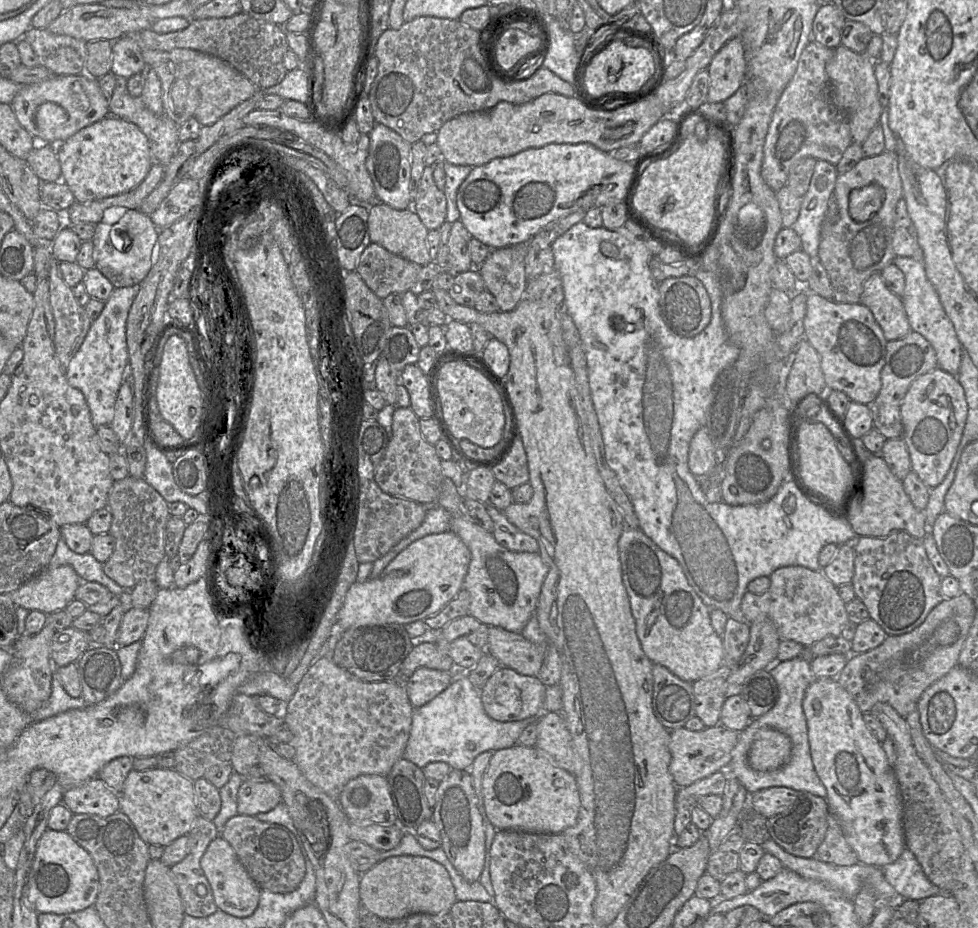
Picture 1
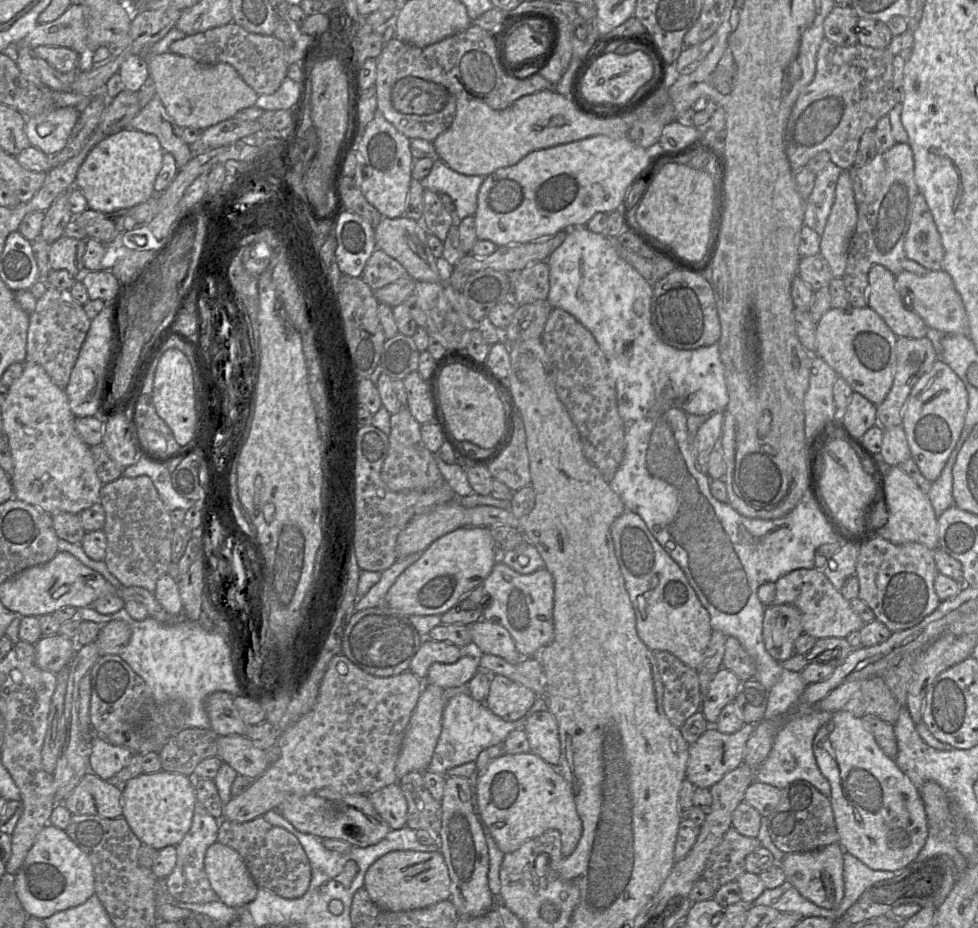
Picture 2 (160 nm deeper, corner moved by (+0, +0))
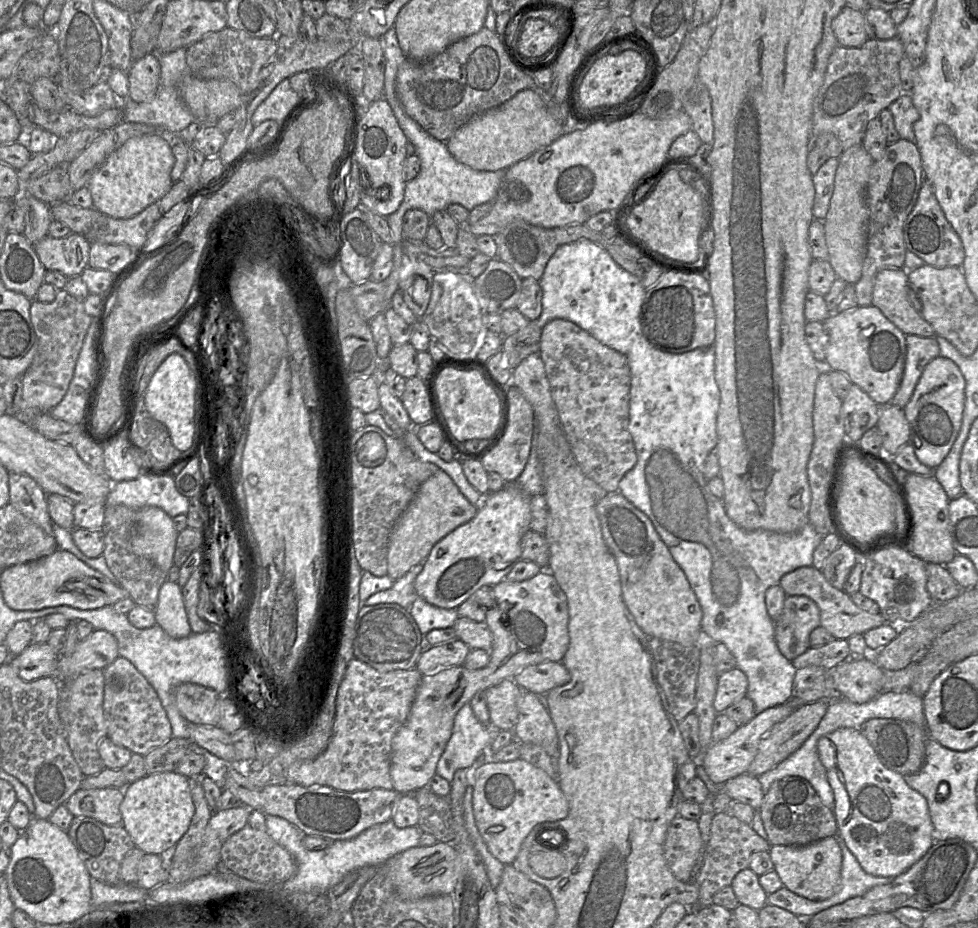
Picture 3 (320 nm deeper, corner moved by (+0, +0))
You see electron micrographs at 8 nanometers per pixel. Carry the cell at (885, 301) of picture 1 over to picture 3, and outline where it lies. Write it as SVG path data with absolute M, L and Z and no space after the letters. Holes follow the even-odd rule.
M884 268L877 272L872 304L905 335L934 337L932 326L912 306L909 299L908 270Z

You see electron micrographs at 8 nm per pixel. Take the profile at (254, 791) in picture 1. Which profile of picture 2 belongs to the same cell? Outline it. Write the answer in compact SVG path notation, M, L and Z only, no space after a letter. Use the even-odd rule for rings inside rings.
M344 654L335 655L328 663L313 708L292 723L280 735L279 759L258 778L247 791L231 798L223 806L222 819L236 823L251 821L270 810L278 810L290 796L307 796L328 789L342 795L369 795L397 783L395 765L403 735L423 690L424 682L410 670L389 677L373 676L352 663Z

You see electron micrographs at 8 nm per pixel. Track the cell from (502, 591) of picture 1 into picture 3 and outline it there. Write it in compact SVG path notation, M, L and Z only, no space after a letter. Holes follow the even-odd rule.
M541 570L535 576L523 581L504 579L493 586L496 604L486 613L485 622L489 626L493 644L488 664L480 669L468 669L464 665L438 669L433 673L422 675L409 715L404 724L394 735L391 742L390 777L393 789L400 794L414 794L415 791L428 786L436 774L437 763L449 741L454 718L460 708L469 703L481 690L506 678L512 678L523 668L545 661L561 662L569 646L569 611L566 594L549 570Z

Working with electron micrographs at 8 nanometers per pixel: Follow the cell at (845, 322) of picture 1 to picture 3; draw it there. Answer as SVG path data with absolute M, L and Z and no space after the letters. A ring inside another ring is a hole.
M875 306L834 312L823 322L828 345L823 369L843 372L879 406L891 403L900 384L906 355L906 335Z

